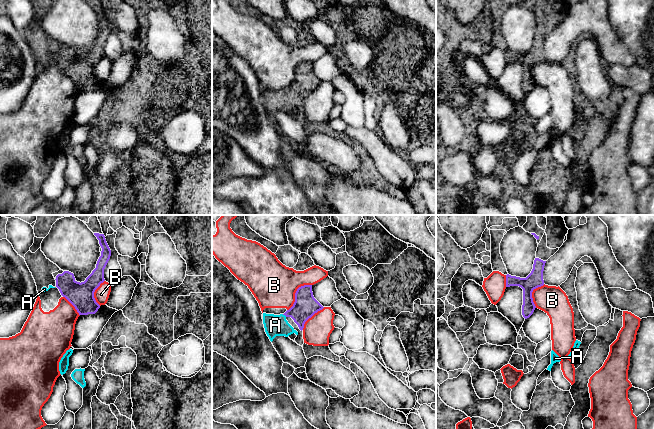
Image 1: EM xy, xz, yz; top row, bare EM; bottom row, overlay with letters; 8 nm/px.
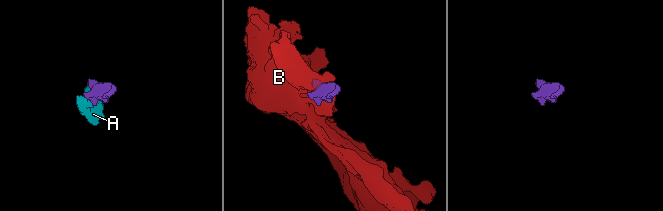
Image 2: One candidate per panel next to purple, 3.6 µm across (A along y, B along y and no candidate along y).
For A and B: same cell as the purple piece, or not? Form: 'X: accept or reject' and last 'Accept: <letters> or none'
A: accept
B: reject
Accept: A

